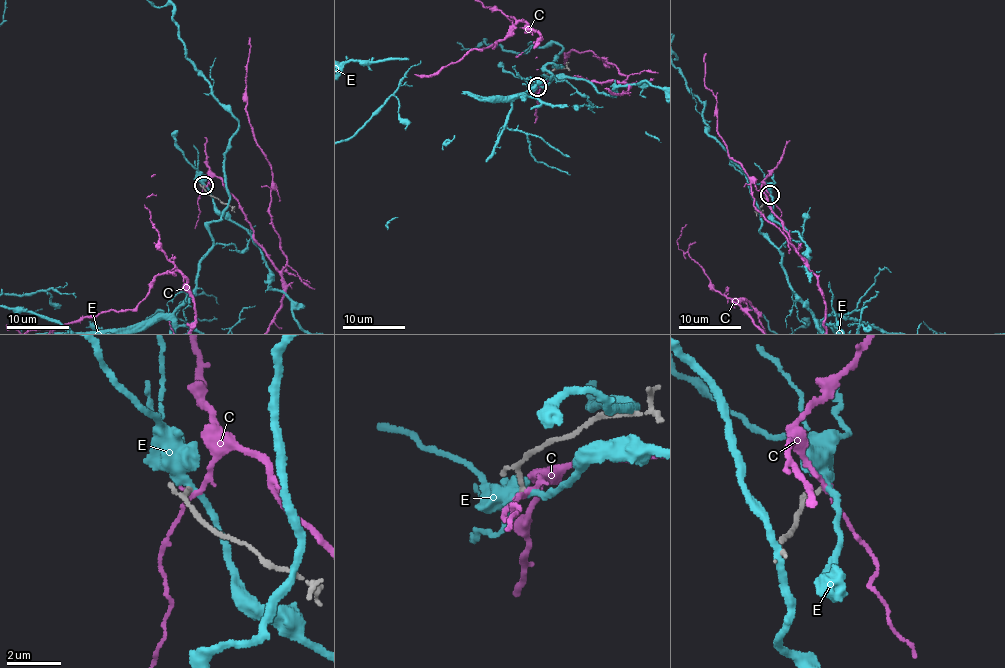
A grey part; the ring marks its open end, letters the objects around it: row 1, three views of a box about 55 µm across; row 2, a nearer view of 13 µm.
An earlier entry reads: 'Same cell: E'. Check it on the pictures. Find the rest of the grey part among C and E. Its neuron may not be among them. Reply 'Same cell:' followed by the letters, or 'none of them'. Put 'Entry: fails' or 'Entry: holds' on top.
Entry: fails
Same cell: none of them

